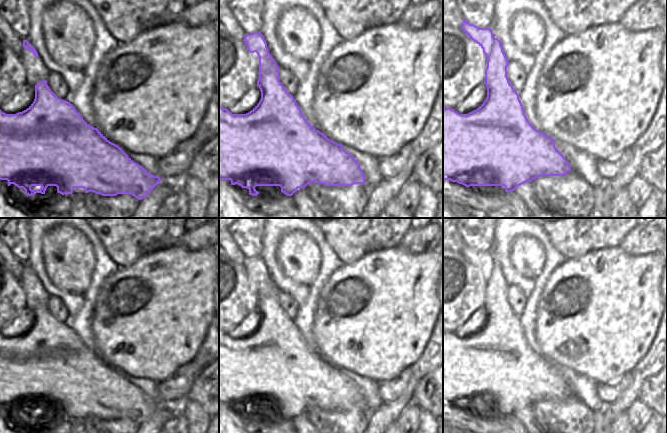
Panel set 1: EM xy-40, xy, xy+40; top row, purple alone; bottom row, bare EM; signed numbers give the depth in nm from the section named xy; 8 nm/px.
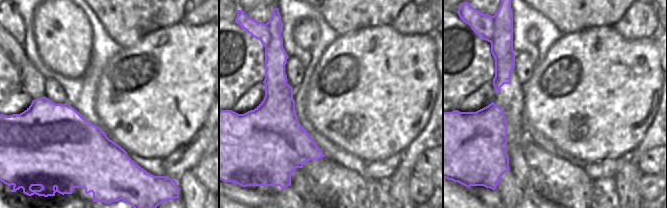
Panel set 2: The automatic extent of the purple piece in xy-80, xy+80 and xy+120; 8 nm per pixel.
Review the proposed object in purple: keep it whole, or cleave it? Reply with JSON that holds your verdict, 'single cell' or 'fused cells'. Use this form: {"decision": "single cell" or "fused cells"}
{"decision": "fused cells"}

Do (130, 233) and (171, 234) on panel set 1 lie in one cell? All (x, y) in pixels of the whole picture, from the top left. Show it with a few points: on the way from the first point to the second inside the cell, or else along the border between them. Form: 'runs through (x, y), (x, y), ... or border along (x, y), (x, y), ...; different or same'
runs through (140, 233), (161, 233); same

